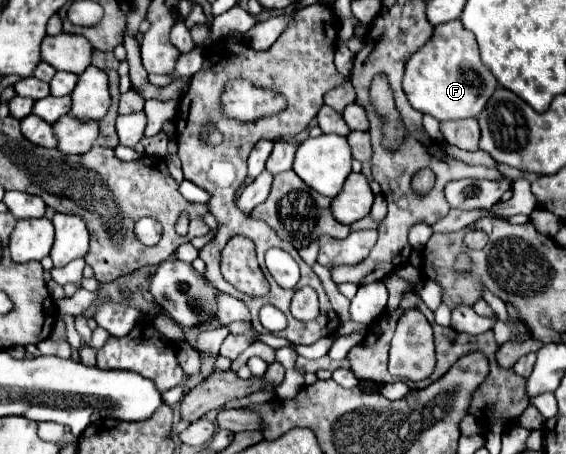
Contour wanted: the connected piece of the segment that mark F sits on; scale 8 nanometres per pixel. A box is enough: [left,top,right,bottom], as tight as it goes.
[403,20,497,122]

